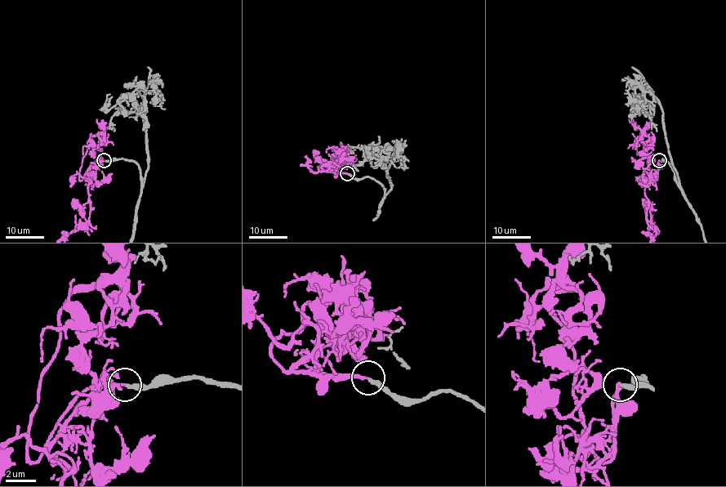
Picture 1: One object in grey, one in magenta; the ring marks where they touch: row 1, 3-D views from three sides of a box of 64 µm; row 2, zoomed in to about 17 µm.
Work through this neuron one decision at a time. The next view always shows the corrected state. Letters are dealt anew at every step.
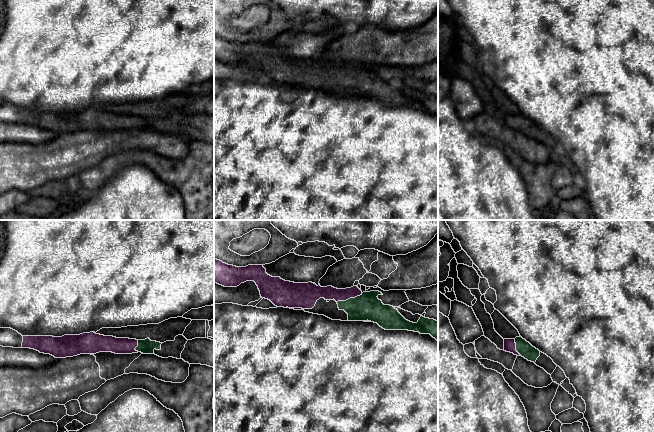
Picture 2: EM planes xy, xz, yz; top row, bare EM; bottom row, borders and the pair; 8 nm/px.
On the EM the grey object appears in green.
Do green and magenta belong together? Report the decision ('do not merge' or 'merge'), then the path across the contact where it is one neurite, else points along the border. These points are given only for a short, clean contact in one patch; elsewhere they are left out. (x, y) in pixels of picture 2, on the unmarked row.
merge | across xz (367, 82), (359, 82), (350, 74), (328, 69)

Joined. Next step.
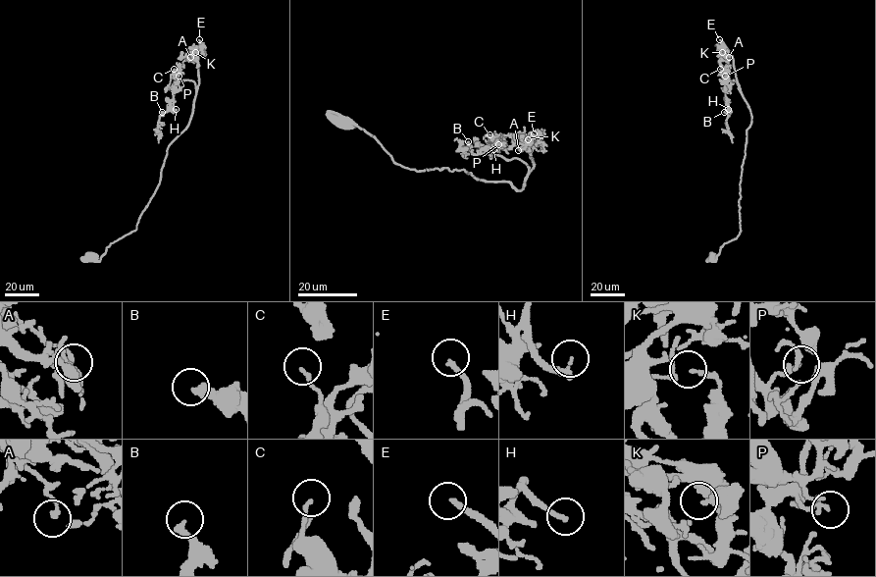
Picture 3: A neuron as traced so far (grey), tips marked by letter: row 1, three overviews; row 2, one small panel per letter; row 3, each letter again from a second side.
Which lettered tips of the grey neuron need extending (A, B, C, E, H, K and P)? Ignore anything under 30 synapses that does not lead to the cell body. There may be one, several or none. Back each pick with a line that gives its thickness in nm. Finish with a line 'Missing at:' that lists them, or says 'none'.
E: Thickness 200 nm
Missing at: E

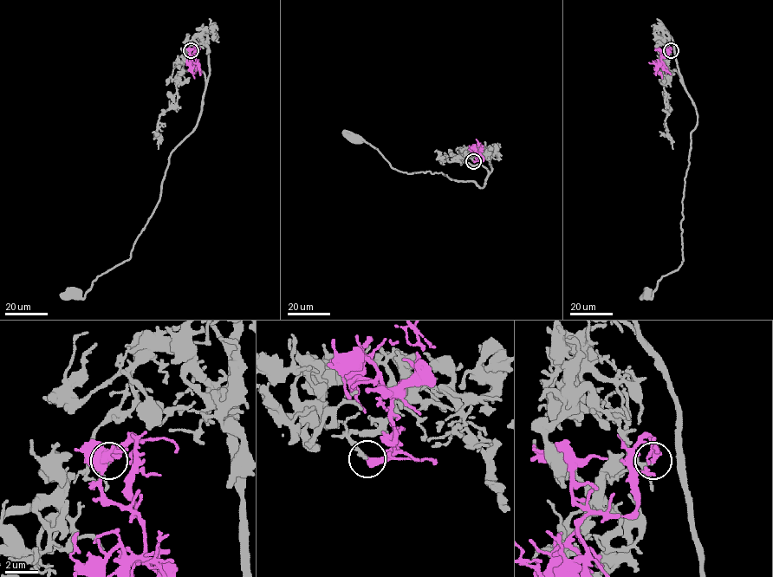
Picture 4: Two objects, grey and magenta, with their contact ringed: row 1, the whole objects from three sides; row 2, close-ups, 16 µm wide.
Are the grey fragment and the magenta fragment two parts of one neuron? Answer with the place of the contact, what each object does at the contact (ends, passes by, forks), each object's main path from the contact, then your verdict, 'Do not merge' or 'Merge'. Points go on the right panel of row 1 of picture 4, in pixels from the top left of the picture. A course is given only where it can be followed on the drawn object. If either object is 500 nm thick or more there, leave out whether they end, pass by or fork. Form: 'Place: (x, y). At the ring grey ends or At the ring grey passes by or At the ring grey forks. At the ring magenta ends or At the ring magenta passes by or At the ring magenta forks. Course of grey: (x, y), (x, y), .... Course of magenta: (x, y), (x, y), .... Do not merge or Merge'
Place: (671, 50). At the ring grey passes by. At the ring magenta ends. Course of grey: (671, 50), (658, 30), (673, 42), (697, 125), (685, 178), (683, 260), (658, 282), (652, 297), (648, 294). Course of magenta: (671, 50), (667, 57), (662, 57), (662, 62), (657, 63), (657, 72), (662, 78). Merge

